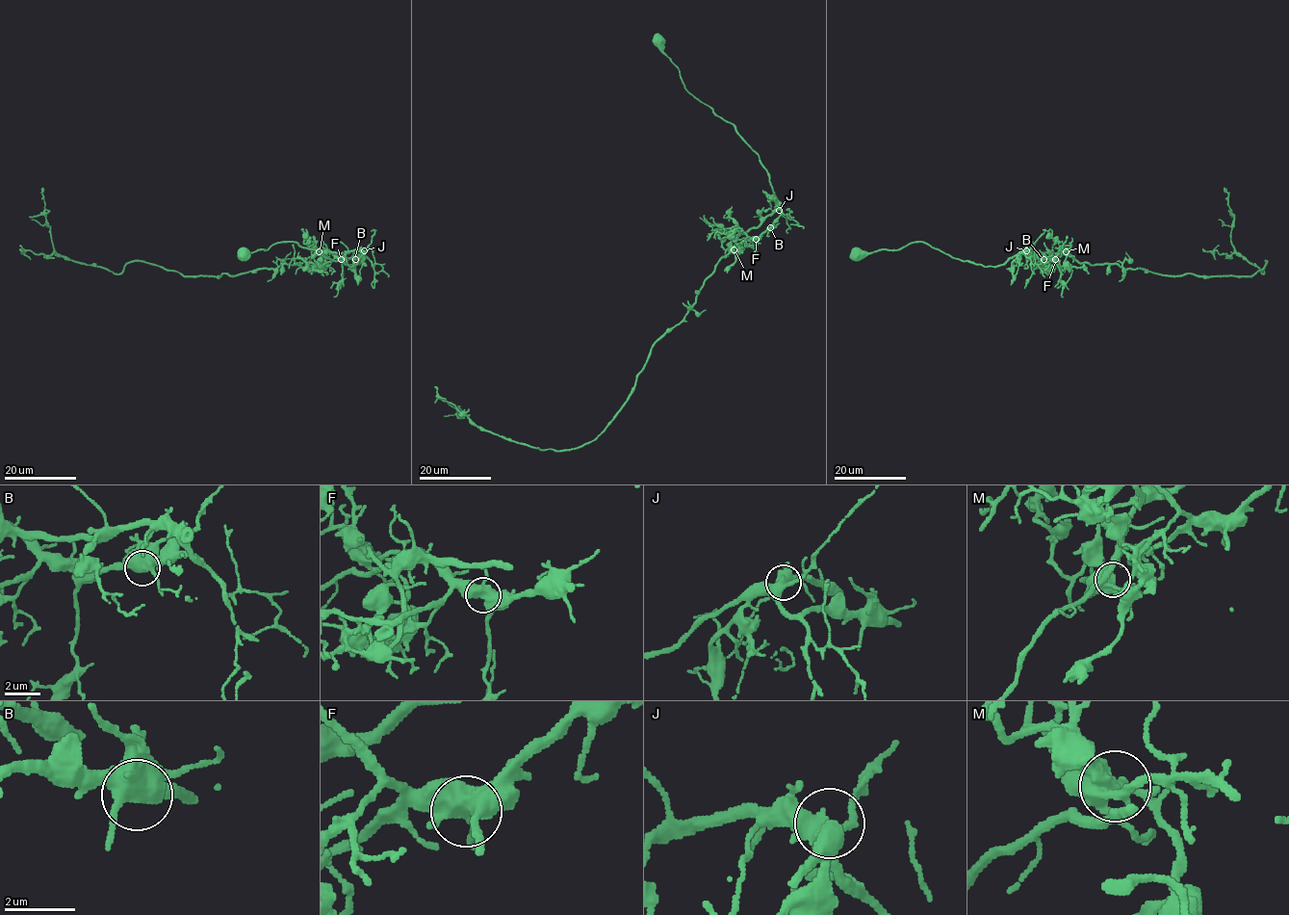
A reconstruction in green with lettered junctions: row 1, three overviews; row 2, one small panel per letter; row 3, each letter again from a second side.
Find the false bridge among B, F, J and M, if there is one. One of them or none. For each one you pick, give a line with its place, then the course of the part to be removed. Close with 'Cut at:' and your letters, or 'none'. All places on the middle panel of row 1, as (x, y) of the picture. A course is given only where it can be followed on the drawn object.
M: (734, 249) | (734, 250), (740, 249), (740, 243), (736, 243), (732, 229)
Cut at: M

